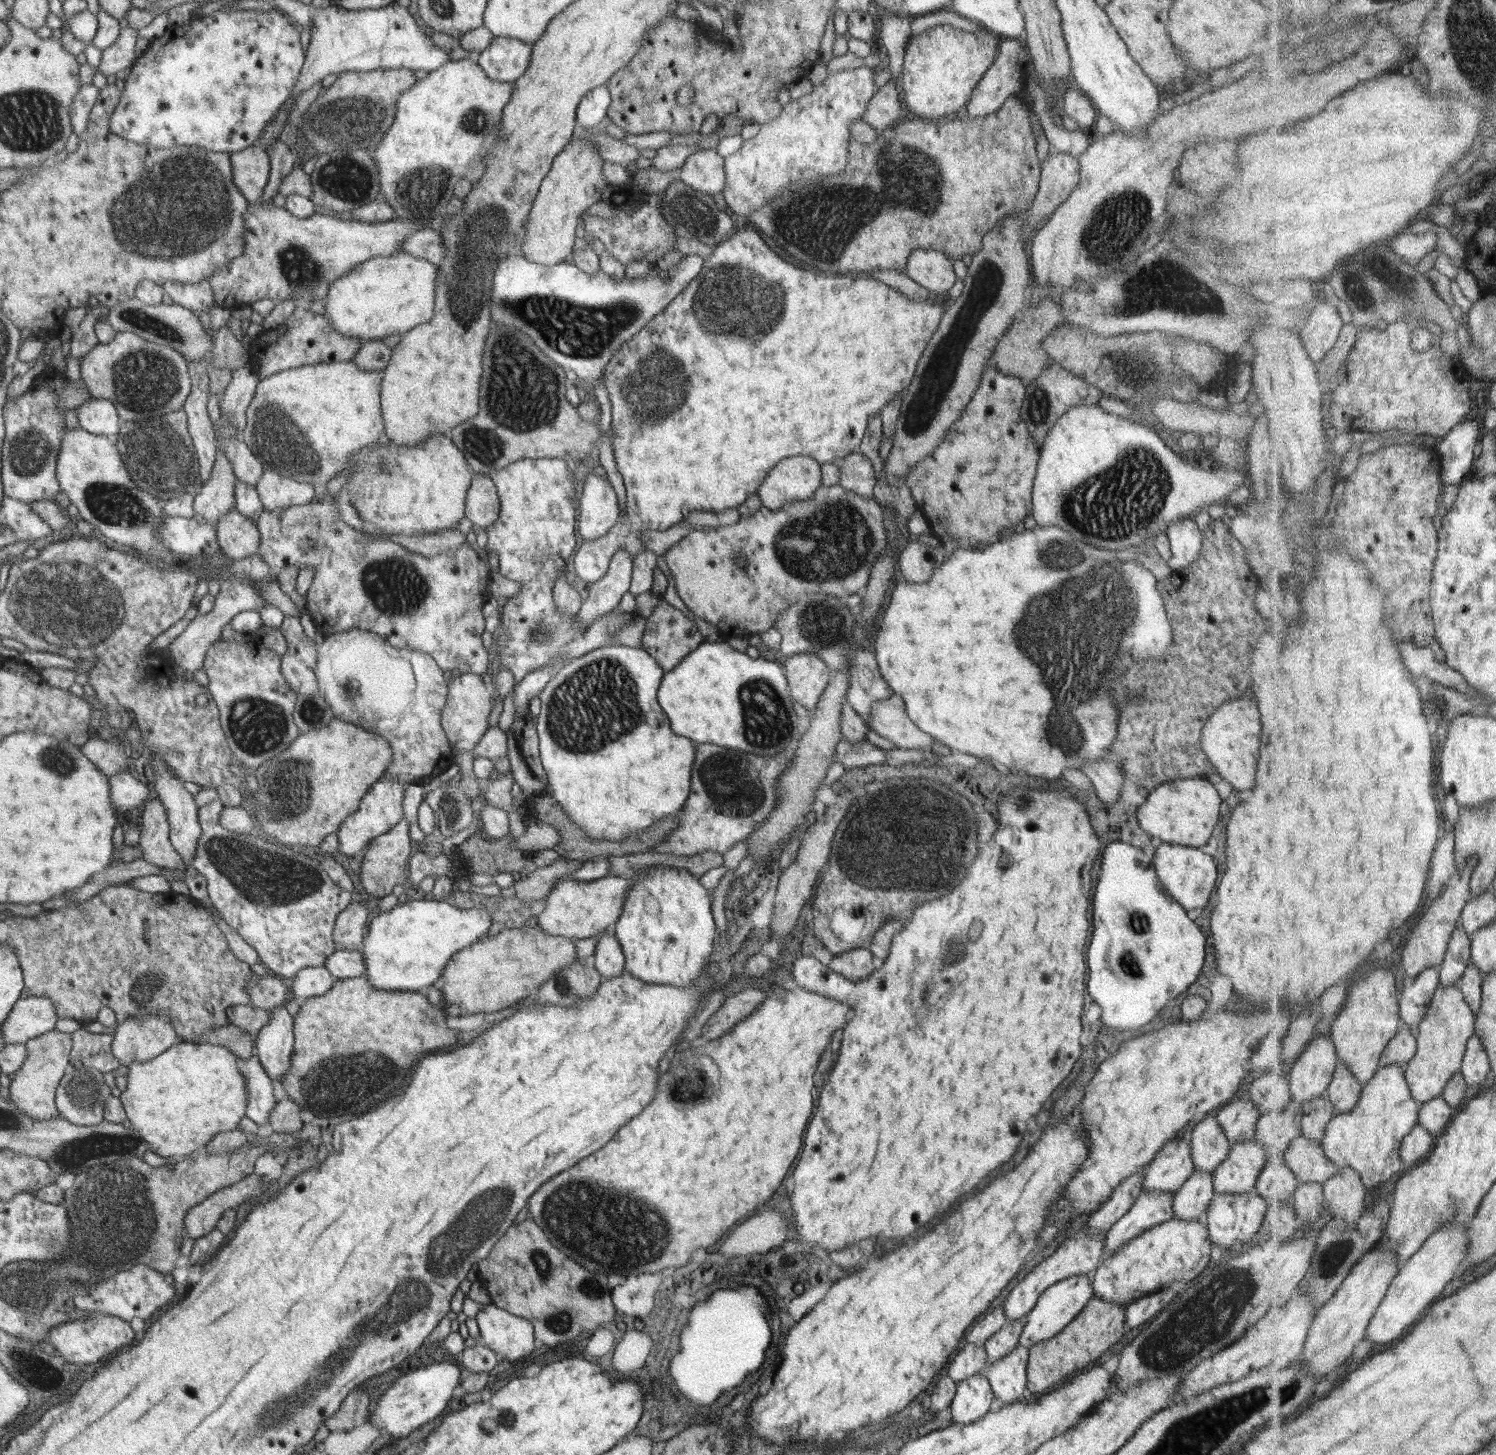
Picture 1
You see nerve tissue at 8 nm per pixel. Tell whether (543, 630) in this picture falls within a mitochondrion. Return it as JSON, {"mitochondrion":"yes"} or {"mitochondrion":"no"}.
{"mitochondrion":"yes"}

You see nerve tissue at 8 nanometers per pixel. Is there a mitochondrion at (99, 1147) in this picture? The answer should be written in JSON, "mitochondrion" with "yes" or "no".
{"mitochondrion":"yes"}

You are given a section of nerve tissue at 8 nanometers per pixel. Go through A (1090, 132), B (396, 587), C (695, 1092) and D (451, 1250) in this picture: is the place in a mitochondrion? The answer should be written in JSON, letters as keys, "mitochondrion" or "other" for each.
{"A":"other","B":"mitochondrion","C":"mitochondrion","D":"mitochondrion"}

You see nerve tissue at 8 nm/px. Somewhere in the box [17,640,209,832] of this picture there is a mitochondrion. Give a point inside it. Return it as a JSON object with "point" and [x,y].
{"point":[57,762]}

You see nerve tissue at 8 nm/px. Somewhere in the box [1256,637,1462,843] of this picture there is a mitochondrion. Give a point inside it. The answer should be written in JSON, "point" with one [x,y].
{"point":[1436,699]}

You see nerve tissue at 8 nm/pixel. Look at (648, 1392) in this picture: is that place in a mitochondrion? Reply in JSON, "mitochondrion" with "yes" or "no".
{"mitochondrion":"no"}

